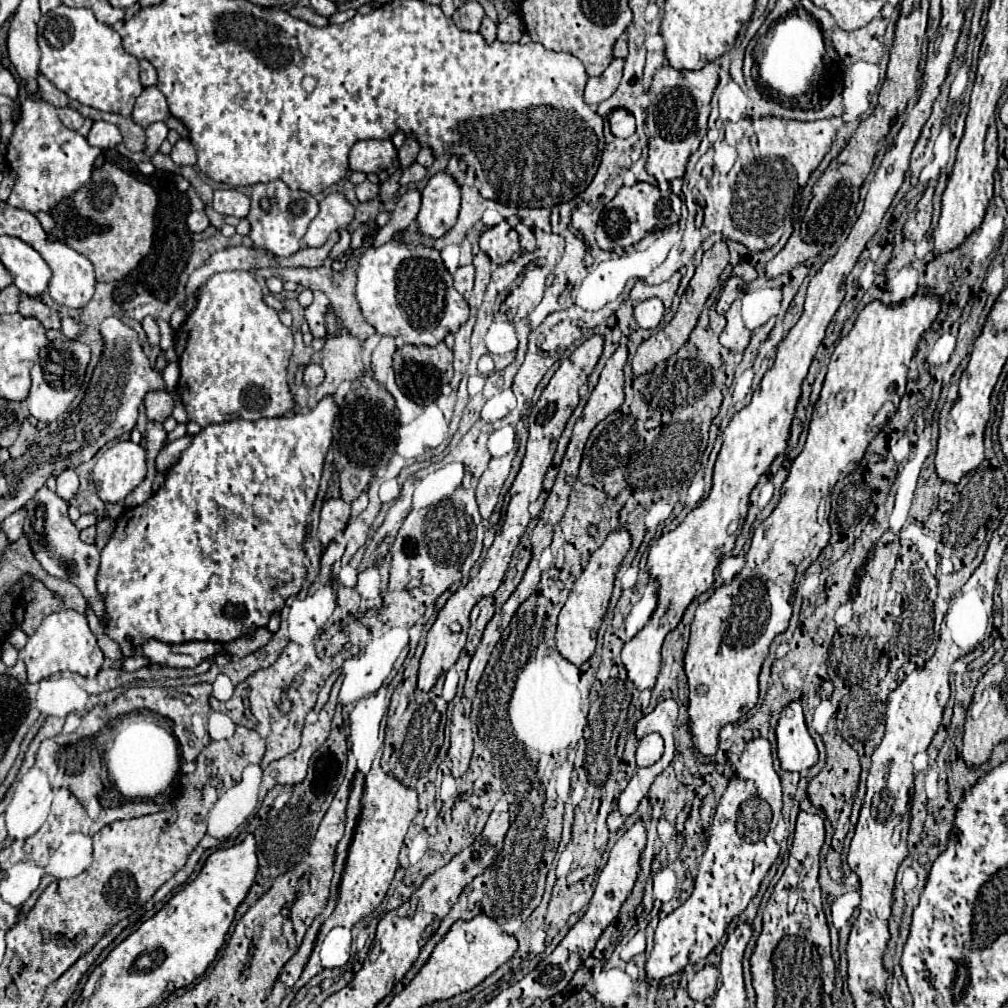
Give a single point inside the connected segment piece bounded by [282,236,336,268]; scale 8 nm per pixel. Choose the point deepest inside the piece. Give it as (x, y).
(310, 257)

